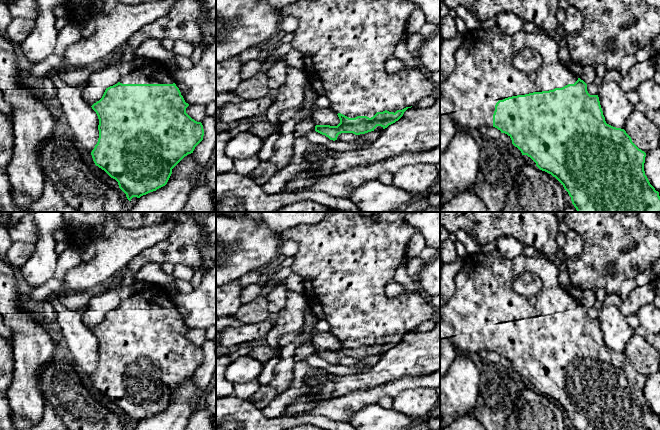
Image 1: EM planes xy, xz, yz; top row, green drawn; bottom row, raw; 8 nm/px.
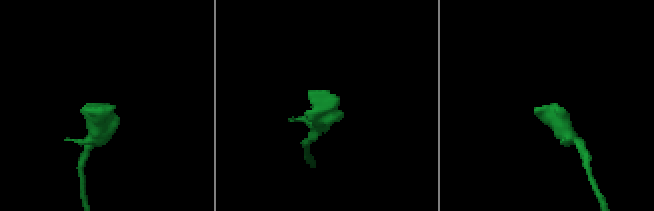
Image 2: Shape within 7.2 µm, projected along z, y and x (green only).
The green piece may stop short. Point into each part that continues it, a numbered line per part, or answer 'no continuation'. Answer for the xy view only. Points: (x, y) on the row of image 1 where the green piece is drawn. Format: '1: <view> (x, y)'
1: xy (154, 72)

